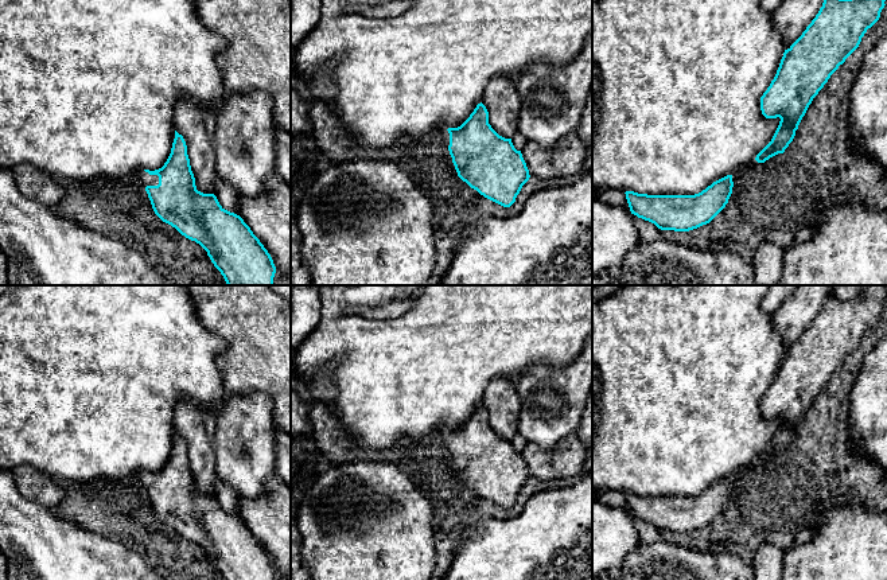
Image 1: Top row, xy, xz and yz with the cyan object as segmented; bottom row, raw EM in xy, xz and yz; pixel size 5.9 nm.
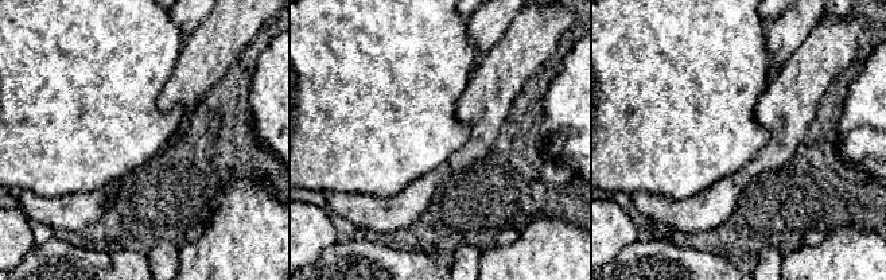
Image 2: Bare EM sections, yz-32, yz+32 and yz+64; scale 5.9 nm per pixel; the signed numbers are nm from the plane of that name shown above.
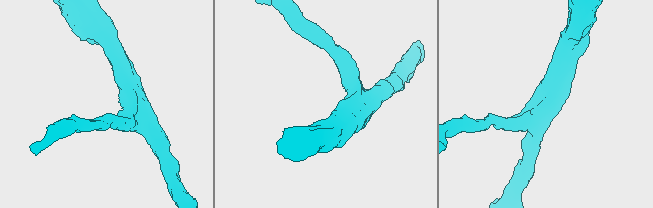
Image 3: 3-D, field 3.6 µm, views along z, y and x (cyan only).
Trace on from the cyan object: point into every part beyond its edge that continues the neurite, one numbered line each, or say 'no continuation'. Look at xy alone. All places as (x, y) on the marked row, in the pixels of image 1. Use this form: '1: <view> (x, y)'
1: xy (146, 179)

